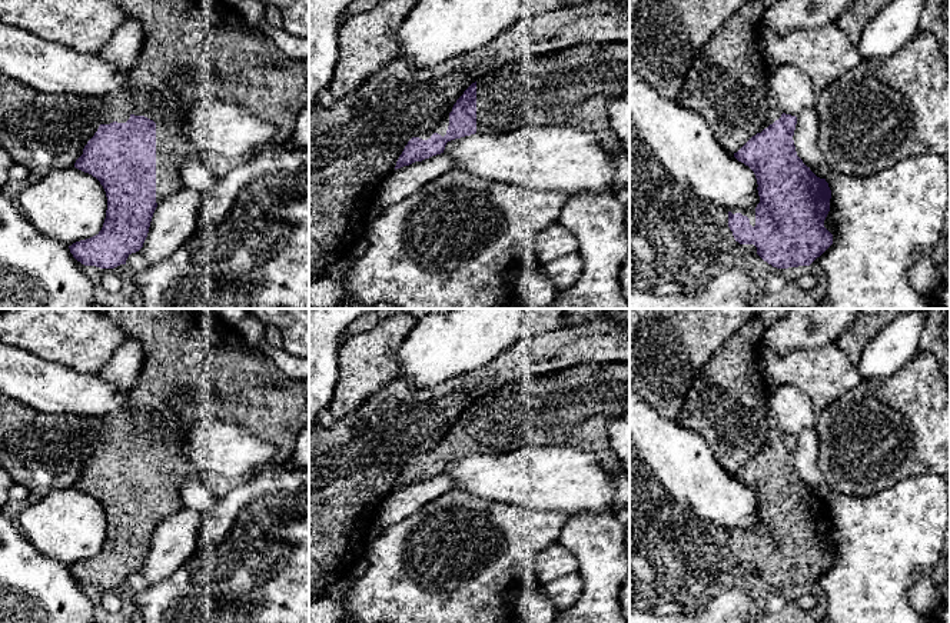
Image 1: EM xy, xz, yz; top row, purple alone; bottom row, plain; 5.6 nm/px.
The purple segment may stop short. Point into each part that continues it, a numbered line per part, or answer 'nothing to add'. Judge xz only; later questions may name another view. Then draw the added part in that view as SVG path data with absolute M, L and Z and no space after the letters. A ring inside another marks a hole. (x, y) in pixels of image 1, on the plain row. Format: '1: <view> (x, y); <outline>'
1: xz (573, 406); M630 362L579 363L541 376L519 377L491 390L476 402L476 453L505 454L524 446L568 446L594 456L607 472L621 470L621 462L611 449L608 424L630 410Z

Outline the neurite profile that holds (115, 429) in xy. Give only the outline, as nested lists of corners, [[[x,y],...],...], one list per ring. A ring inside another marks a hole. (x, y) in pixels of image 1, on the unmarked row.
[[[0,392],[0,467],[29,490],[30,500],[41,500],[56,489],[74,487],[100,444],[126,443],[129,439],[120,417],[47,414]]]

